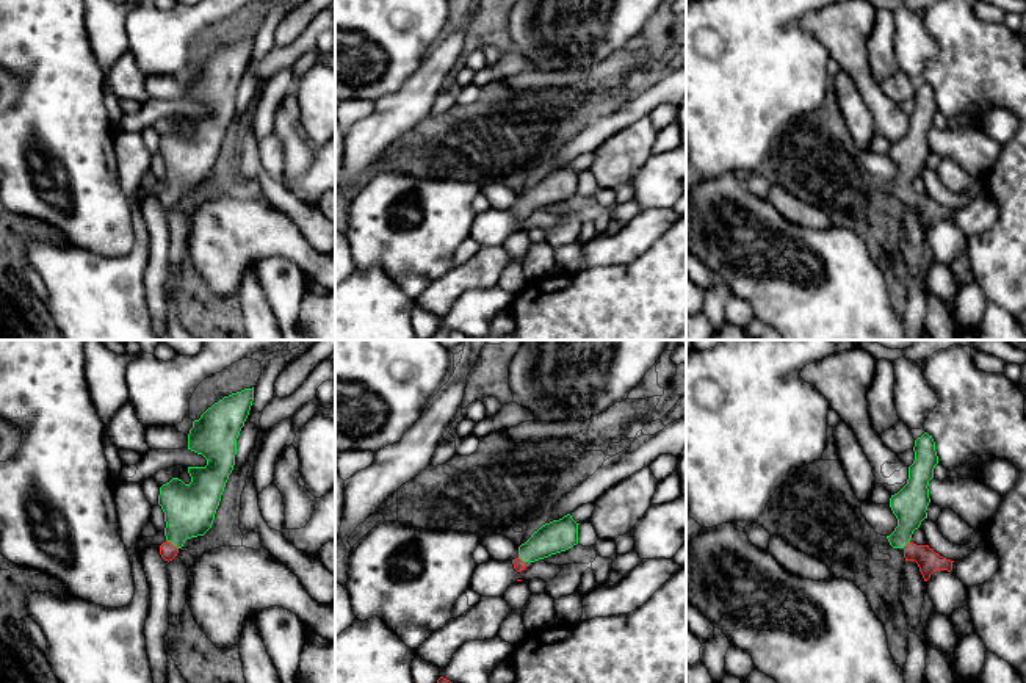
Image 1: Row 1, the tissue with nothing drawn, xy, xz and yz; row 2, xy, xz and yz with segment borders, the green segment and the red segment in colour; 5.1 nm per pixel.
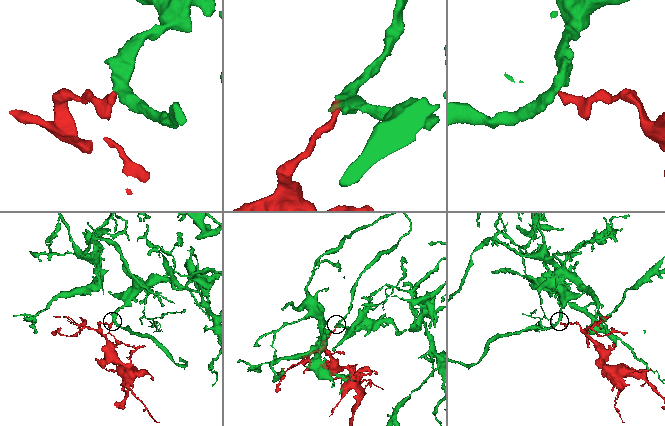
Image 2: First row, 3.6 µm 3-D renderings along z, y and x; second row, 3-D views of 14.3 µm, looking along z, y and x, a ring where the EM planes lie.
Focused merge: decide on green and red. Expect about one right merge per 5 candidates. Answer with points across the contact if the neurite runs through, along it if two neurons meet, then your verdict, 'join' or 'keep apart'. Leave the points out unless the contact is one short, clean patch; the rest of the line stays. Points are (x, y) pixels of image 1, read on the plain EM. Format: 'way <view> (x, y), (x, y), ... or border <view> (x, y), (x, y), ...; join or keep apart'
way xy (190, 159), (173, 193), (168, 201); join

